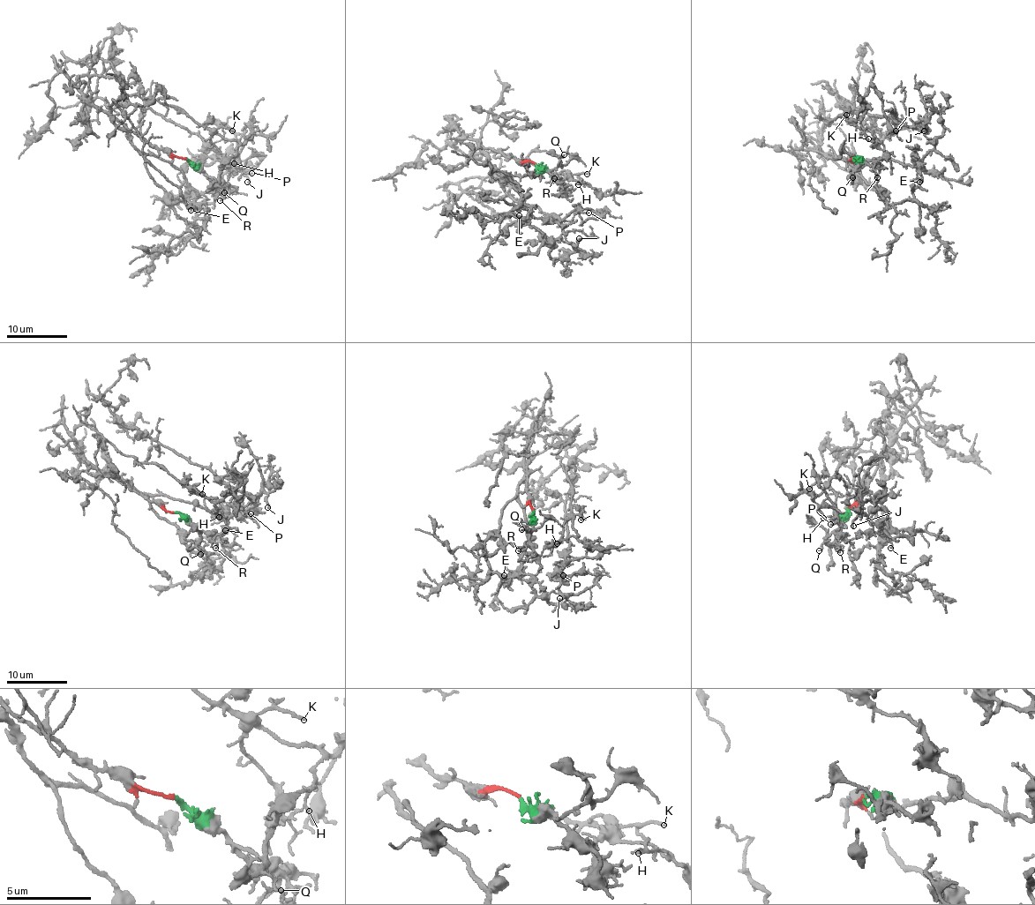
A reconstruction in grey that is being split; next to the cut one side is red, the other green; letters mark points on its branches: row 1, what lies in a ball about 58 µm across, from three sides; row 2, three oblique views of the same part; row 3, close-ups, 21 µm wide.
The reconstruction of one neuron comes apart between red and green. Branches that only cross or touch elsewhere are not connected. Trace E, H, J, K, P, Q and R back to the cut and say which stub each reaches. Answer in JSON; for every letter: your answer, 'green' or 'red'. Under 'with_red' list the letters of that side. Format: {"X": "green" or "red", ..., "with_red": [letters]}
{"E": "red", "H": "red", "J": "red", "K": "red", "P": "red", "Q": "green", "R": "green", "with_red": ["E", "H", "J", "K", "P"]}

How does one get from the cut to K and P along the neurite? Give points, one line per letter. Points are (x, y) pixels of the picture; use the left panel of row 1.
K: (186, 158), (152, 147), (94, 104), (77, 79), (116, 77), (127, 94), (177, 106), (210, 129), (233, 130)
P: (186, 158), (152, 147), (120, 123), (138, 150), (178, 168), (198, 196), (228, 180), (218, 158), (252, 173)

